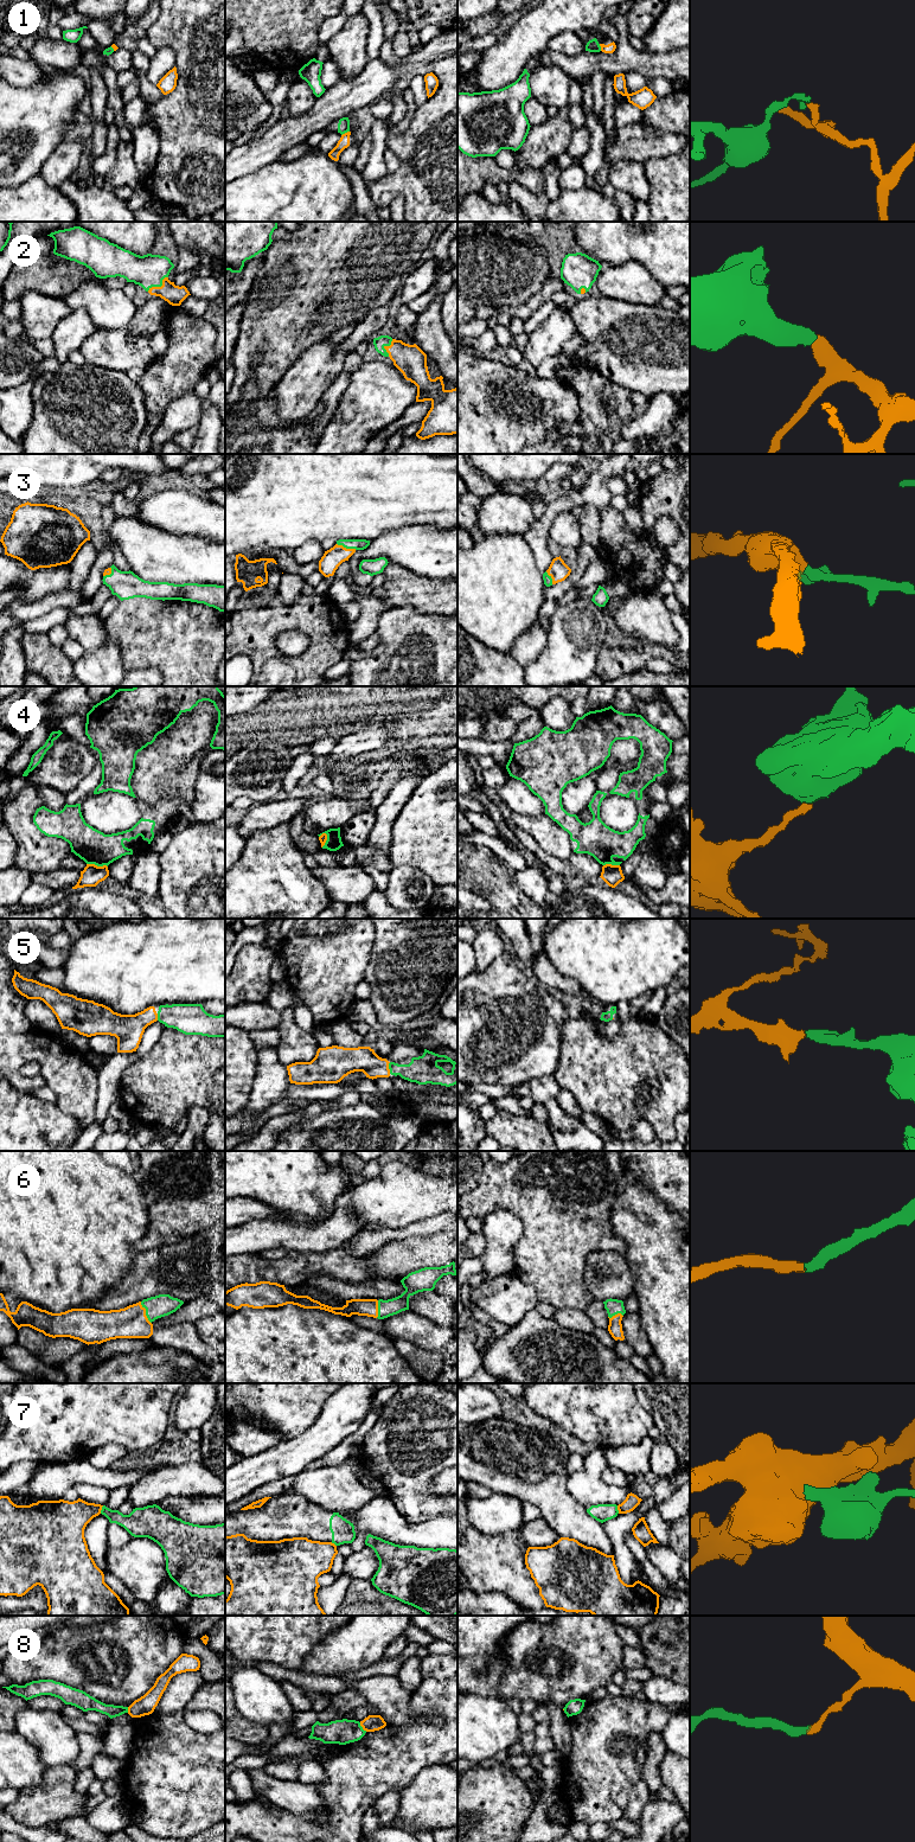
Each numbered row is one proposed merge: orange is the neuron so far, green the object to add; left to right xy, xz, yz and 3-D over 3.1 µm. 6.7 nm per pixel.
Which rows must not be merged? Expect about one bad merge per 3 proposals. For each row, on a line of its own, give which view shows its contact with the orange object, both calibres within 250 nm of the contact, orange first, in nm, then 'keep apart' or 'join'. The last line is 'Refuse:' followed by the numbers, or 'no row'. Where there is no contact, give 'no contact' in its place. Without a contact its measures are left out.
1: meets orange in xz; 80 nm thick on the orange side, 80 nm on the other; keep apart
2: meets orange in xy; 140 nm thick on the orange side, 220 nm on the other; join
3: meets orange in xz; 140 nm thick on the orange side, 80 nm on the other; join
4: meets orange in xy; 140 nm thick on the orange side, 220 nm on the other; keep apart
5: meets orange in xz; 180 nm thick on the orange side, 190 nm on the other; join
6: meets orange in xy; 220 nm thick on the orange side, 150 nm on the other; join
7: meets orange in xy; 260 nm thick on the orange side, 150 nm on the other; keep apart
8: meets orange in xz; 110 nm thick on the orange side, 170 nm on the other; keep apart
Refuse: 1, 4, 7, 8

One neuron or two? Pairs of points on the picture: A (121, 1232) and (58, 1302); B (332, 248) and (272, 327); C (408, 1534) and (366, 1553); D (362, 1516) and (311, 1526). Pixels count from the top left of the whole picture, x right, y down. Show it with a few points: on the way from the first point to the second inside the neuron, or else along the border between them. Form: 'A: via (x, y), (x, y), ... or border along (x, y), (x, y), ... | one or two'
A: via (101, 1242), (63, 1281) | one
B: via (328, 268), (289, 307) | one
C: border along (365, 1545), (357, 1551) | two
D: border along (338, 1513), (353, 1526), (354, 1540) | two

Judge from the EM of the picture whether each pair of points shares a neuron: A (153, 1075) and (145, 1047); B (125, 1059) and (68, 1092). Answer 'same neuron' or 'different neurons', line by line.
A: different neurons
B: different neurons

